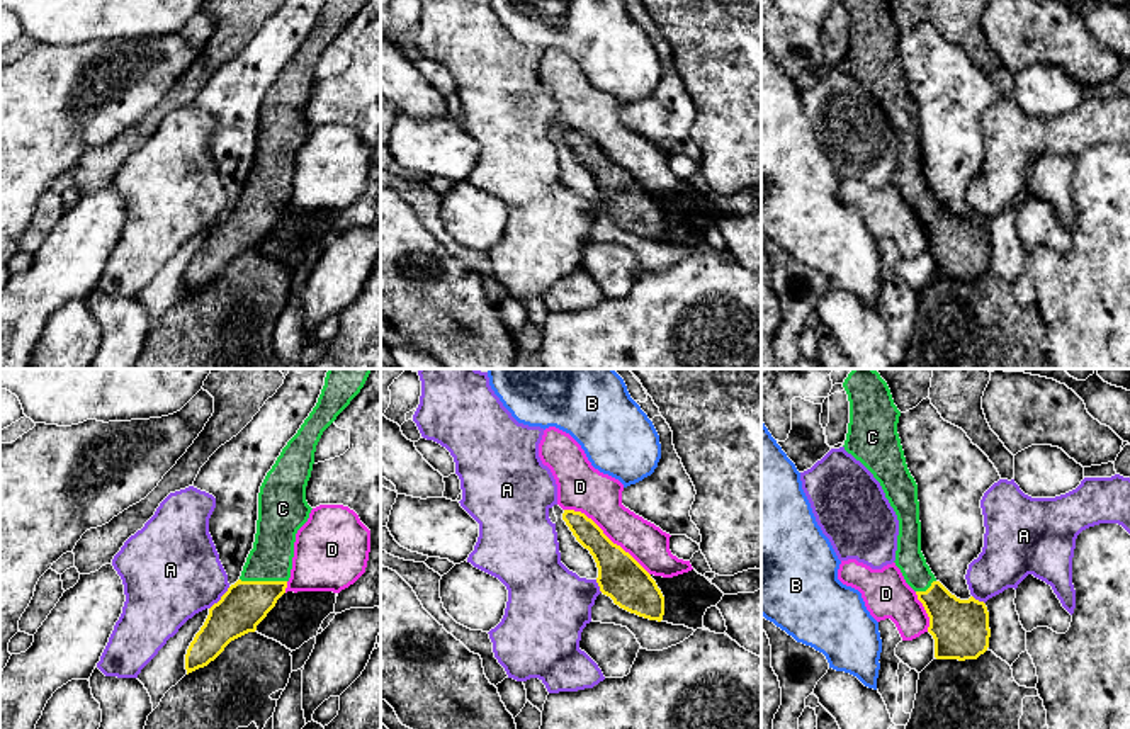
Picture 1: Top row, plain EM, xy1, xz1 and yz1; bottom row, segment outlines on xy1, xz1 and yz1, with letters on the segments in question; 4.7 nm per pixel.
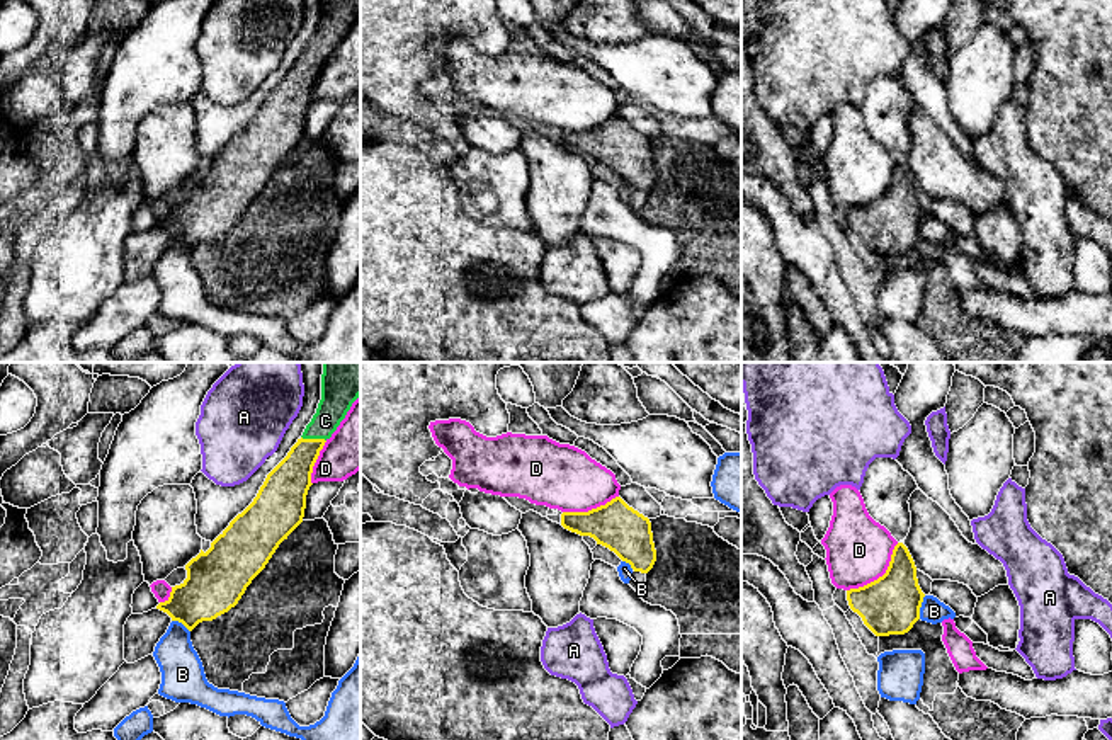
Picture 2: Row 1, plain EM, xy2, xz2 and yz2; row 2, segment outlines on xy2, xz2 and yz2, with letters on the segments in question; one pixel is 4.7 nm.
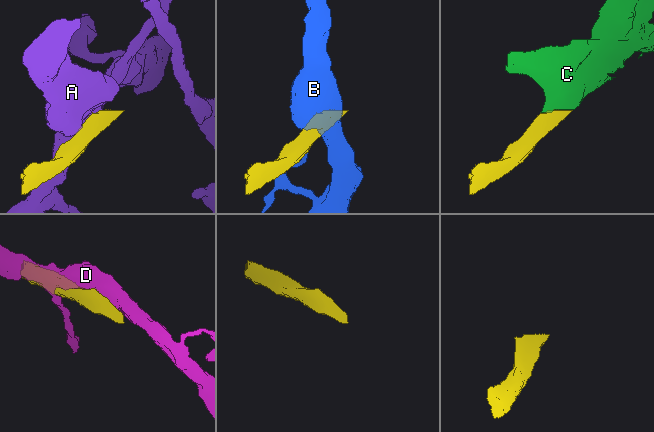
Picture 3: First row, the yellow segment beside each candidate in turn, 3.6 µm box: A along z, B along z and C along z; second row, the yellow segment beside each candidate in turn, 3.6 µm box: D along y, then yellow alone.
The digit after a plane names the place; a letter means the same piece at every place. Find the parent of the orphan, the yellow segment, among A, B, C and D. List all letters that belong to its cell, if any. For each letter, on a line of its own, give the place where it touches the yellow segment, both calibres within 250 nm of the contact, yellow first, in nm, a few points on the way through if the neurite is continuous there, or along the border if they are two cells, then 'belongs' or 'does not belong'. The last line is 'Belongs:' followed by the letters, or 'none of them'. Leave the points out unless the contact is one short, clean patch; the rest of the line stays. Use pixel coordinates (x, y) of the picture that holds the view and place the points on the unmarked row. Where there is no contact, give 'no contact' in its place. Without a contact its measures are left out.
A: meets yellow in xy1 at (221, 218); 220 nm thick on the yellow side, 420 nm on the other; border along xy1 (230, 206), (209, 228); does not belong
B: meets yellow in yz2 at (920, 225); 280 nm thick on the yellow side, 120 nm on the other; does not belong
C: meets yellow in xy1 at (264, 201); 220 nm thick on the yellow side, 200 nm on the other; belongs
D: meets yellow in xz1 at (605, 155); 220 nm thick on the yellow side, 220 nm on the other; does not belong
Belongs: C

